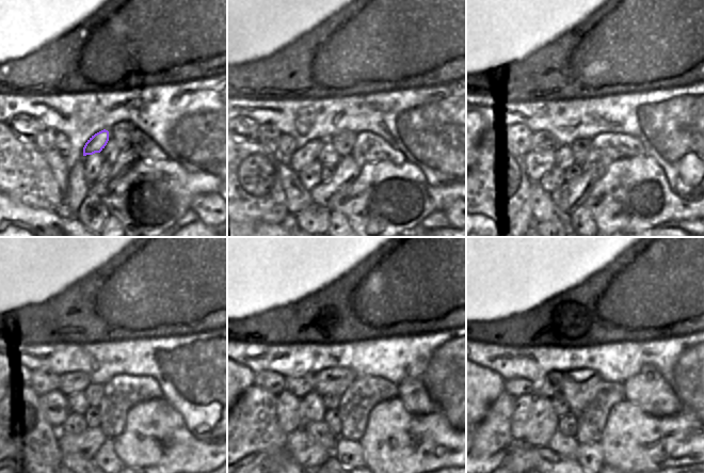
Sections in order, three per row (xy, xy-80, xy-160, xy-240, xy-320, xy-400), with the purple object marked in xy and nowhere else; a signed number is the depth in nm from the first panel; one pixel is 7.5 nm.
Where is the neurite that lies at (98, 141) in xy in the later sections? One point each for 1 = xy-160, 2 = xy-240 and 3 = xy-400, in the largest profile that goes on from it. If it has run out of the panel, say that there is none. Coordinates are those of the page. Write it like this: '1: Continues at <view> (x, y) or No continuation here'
1: Continues at xy-160 (534, 166)
2: Continues at xy-240 (56, 405)
3: Continues at xy-400 (523, 405).

